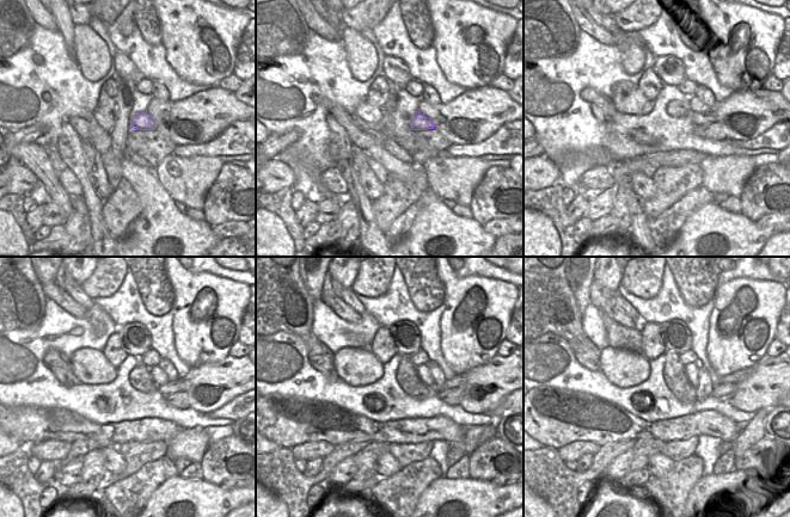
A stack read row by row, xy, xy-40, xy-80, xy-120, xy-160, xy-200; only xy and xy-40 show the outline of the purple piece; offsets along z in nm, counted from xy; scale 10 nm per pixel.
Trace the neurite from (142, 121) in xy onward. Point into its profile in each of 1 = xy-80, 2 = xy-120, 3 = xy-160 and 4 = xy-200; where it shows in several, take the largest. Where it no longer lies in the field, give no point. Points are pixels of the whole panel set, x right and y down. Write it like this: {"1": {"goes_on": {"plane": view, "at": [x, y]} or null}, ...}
{"1": {"goes_on": {"plane": "xy-80", "at": [709, 118]}}, "2": {"goes_on": {"plane": "xy-120", "at": [178, 389]}}, "3": {"goes_on": {"plane": "xy-160", "at": [451, 392]}}, "4": {"goes_on": {"plane": "xy-200", "at": [724, 389]}}}

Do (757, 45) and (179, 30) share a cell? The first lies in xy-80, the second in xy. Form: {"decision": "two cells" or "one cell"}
{"decision": "one cell"}

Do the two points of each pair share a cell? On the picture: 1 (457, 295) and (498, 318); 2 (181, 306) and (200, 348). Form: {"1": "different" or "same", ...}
{"1": "same", "2": "same"}

